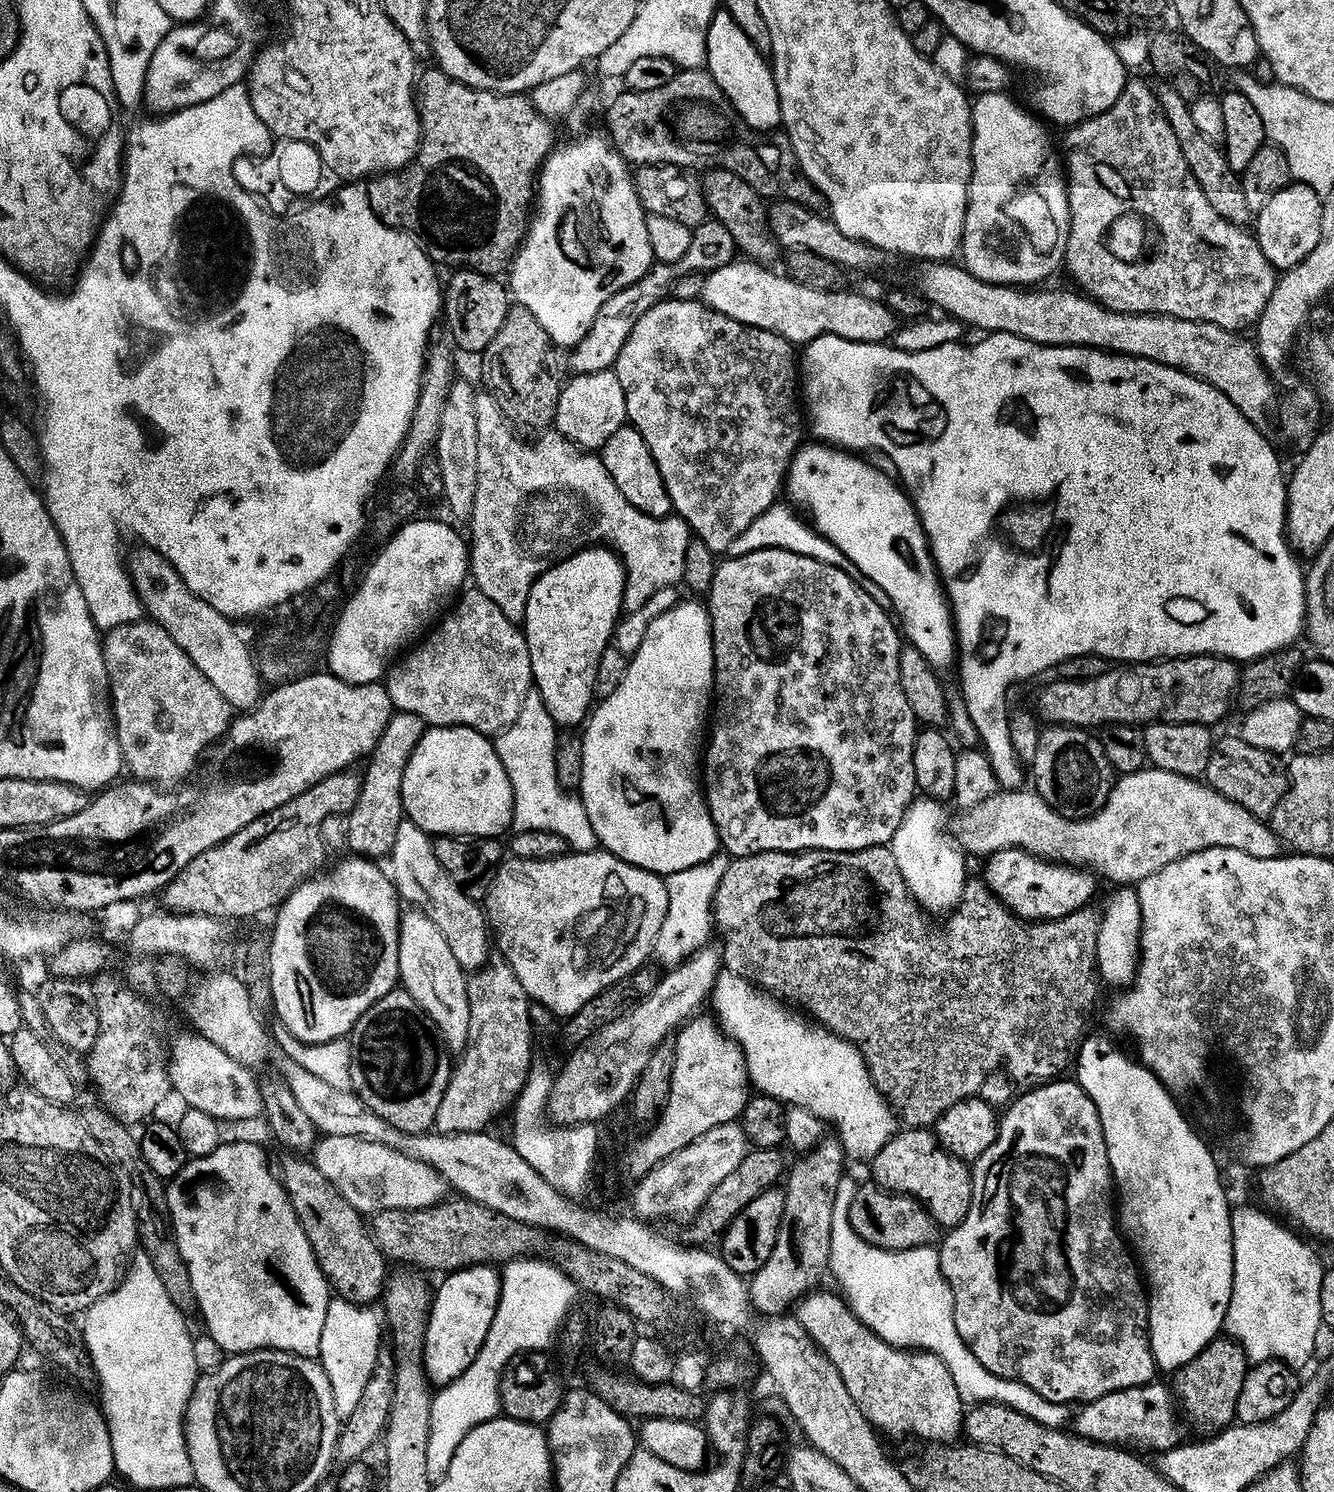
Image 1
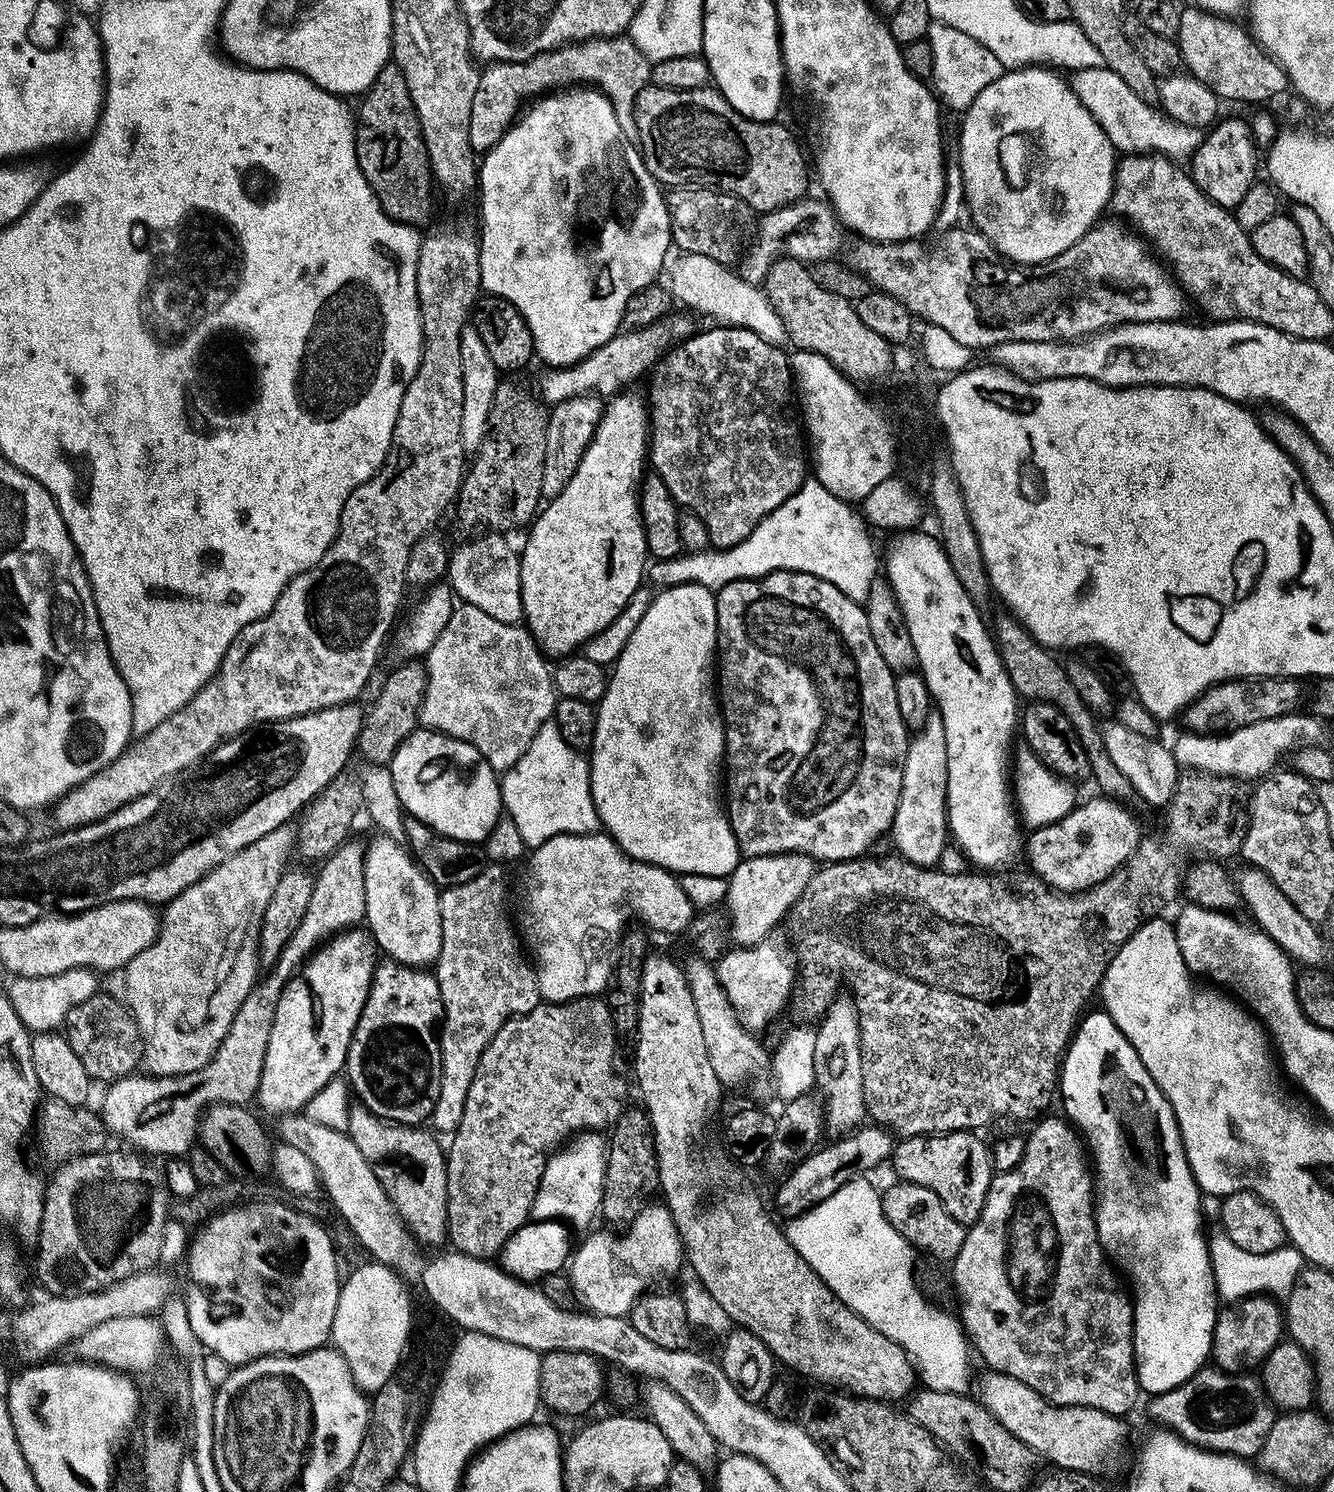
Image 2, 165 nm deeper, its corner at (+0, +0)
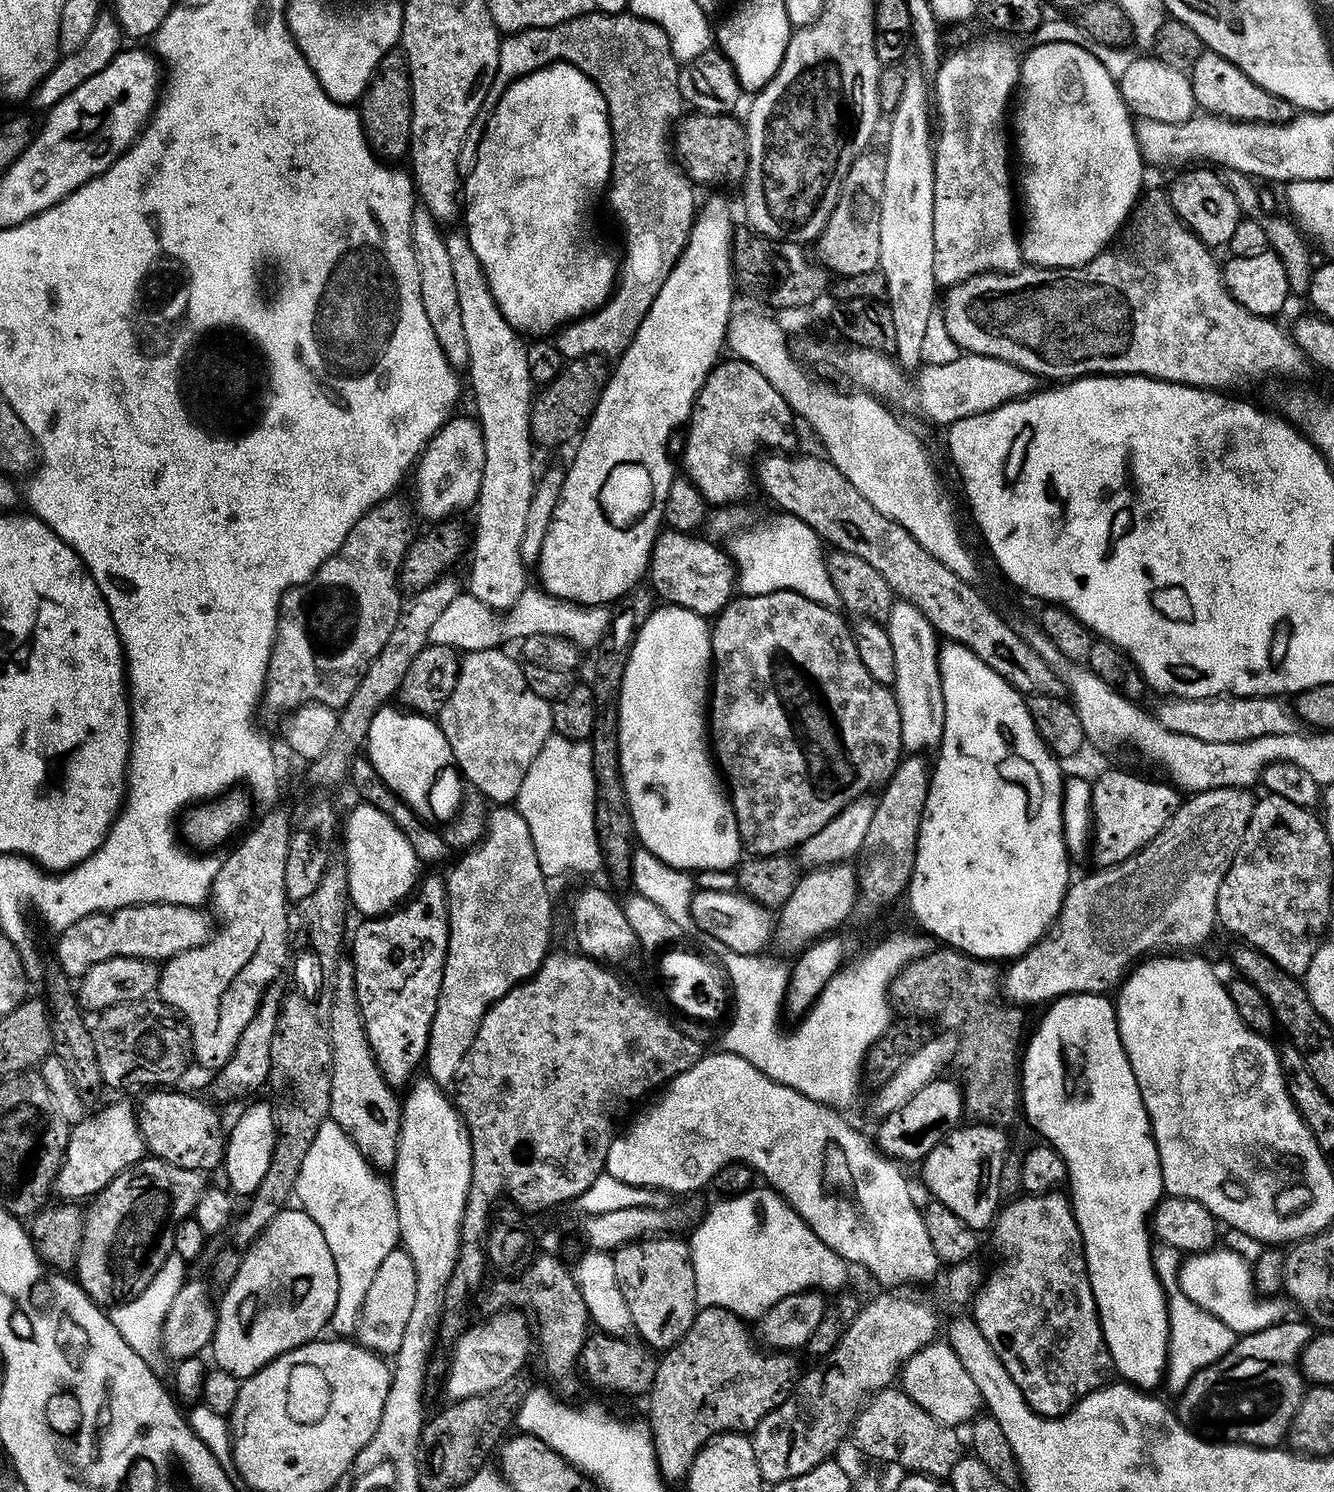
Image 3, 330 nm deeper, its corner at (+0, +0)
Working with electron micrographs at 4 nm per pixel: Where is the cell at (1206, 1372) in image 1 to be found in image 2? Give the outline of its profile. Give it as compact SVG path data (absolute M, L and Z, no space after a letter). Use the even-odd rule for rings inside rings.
M1267 1294L1245 1297L1239 1303L1238 1313L1221 1311L1217 1315L1212 1335L1211 1359L1215 1367L1229 1375L1255 1369L1263 1363L1270 1350L1281 1343L1286 1328L1286 1318L1279 1301Z

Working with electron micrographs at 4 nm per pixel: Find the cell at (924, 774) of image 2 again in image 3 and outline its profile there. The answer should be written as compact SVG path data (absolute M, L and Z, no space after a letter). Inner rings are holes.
M897 599L888 612L886 627L894 646L894 695L902 722L901 745L912 754L923 753L923 748L939 749L944 733L944 699L936 644L938 633L917 606L901 599Z

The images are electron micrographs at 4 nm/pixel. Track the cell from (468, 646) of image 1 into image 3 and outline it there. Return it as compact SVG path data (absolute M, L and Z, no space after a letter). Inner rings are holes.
M497 647L464 652L454 690L438 713L438 723L446 734L446 742L450 742L455 767L460 767L461 774L477 788L473 789L485 801L496 806L515 801L522 786L522 778L526 778L526 770L530 770L530 762L534 762L538 750L542 750L542 746L554 732L551 703L543 700L530 688L524 677L521 661L507 656L504 651L503 647Z

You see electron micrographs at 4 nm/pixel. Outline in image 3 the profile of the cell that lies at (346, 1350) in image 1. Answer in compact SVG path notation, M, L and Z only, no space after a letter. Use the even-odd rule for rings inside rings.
M403 1247L397 1248L386 1258L382 1258L382 1266L378 1266L378 1274L374 1274L374 1282L370 1282L370 1290L366 1290L366 1298L362 1302L360 1323L356 1325L355 1335L359 1343L377 1354L394 1354L402 1343L406 1322L409 1321L410 1310L415 1298L414 1264Z

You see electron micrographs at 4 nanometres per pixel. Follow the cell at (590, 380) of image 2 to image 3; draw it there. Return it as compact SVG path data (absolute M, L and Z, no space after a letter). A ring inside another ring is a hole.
M457 415L449 418L424 446L414 464L416 508L428 520L444 522L459 508L471 509L477 501L483 476L483 430L475 419Z

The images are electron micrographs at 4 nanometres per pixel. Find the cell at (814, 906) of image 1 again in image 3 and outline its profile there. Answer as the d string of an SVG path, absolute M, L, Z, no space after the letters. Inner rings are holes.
M947 946L937 947L936 952L921 958L918 961L914 961L911 964L901 969L900 973L892 980L890 997L891 1003L895 1005L897 1009L905 1008L906 1011L912 1015L912 1018L919 1018L924 1022L933 1022L937 1020L942 1024L945 1029L959 1030L958 1035L960 1038L960 1047L956 1049L956 1055L954 1057L955 1067L960 1067L960 1076L958 1075L959 1083L962 1085L962 1091L964 1094L964 1111L973 1121L990 1124L993 1126L1008 1126L1017 1119L1018 1109L1022 1104L1022 1097L1020 1095L1020 1065L1022 1063L1022 1041L1026 1036L1026 1028L1024 1032L1024 1016L1019 1007L1009 1006L1007 1003L999 1004L996 1001L996 992L998 996L998 970L996 974L997 965L987 960L977 960L974 956L965 956L964 953L956 951L955 948Z

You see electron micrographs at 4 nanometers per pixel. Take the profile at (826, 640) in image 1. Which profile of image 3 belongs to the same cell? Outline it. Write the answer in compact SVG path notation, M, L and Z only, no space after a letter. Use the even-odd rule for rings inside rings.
M771 592L757 596L740 594L729 600L711 625L714 679L710 684L710 748L722 769L722 776L730 793L740 843L747 851L749 848L748 852L753 857L788 854L799 849L800 845L818 834L818 830L822 830L822 826L826 826L826 822L830 822L830 818L837 816L850 802L871 793L871 788L879 789L887 784L901 762L902 722L893 689L870 678L870 670L862 666L860 655L852 641L849 621L844 621L840 614L837 609L822 606L797 592Z

